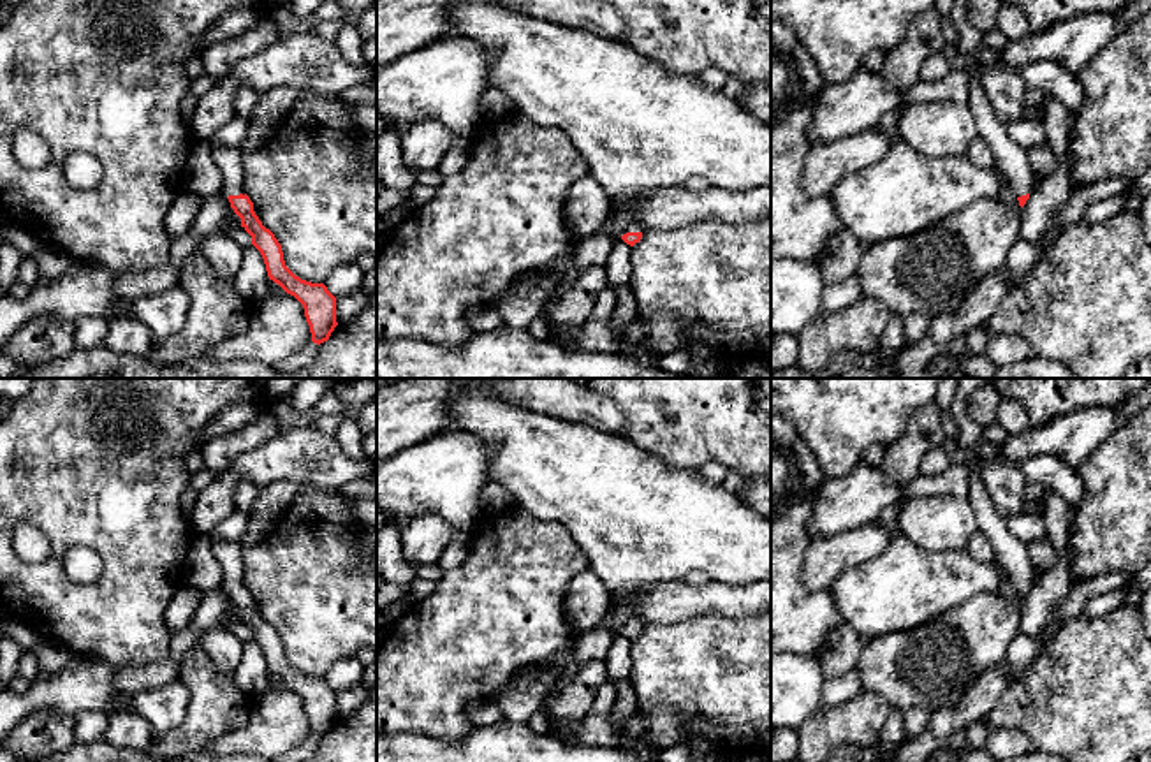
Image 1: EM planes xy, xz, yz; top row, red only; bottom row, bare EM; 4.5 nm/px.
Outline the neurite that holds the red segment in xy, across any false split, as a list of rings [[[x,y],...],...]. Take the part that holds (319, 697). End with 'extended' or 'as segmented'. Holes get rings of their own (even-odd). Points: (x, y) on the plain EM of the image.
[[[216,540],[213,553],[222,565],[222,588],[241,612],[241,621],[252,630],[252,639],[260,646],[269,674],[278,678],[287,688],[294,690],[304,702],[312,736],[320,739],[329,734],[338,720],[336,692],[324,678],[312,678],[296,670],[283,655],[282,639],[275,628],[262,619],[253,605],[253,597],[243,581],[243,554],[246,547],[239,540]]]; extended

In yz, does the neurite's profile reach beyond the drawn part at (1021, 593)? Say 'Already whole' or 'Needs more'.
Needs more

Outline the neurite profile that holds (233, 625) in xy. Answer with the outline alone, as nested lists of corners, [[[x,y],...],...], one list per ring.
[[[229,604],[229,609],[220,616],[220,626],[225,628],[229,634],[239,637],[239,639],[248,639],[252,637],[252,630],[232,614],[234,604]]]

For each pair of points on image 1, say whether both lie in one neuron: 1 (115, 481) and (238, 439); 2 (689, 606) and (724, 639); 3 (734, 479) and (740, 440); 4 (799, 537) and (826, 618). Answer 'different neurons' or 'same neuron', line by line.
1: different neurons
2: different neurons
3: different neurons
4: same neuron

